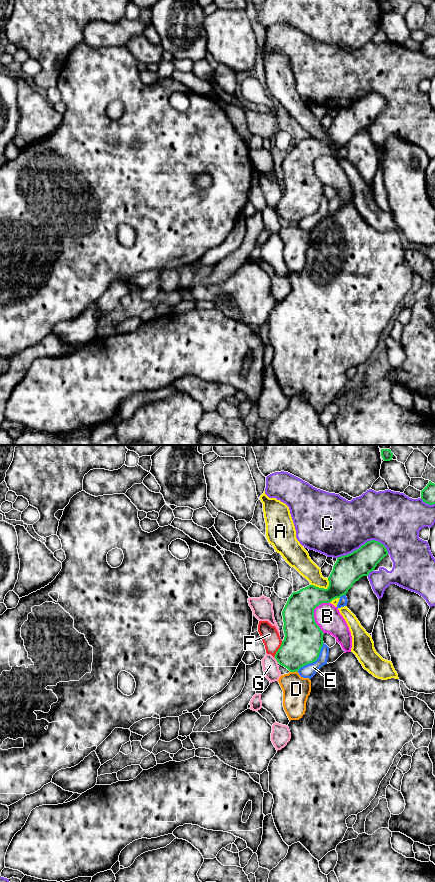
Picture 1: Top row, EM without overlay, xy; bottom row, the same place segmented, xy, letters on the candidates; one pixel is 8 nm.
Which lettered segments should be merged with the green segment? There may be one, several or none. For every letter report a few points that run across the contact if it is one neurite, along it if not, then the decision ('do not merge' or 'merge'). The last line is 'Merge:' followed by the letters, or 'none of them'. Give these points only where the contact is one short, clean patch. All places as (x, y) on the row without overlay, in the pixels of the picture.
A: xy (329, 133), (329, 137), (326, 140), (319, 140), (311, 136) | do not merge
B: do not merge
C: do not merge
D: do not merge
E: do not merge
F: xy (282, 193), (274, 208) | do not merge
G: do not merge
Merge: none of them

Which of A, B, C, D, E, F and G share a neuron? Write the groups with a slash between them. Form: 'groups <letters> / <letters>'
groups A / B D / C / E / F / G

